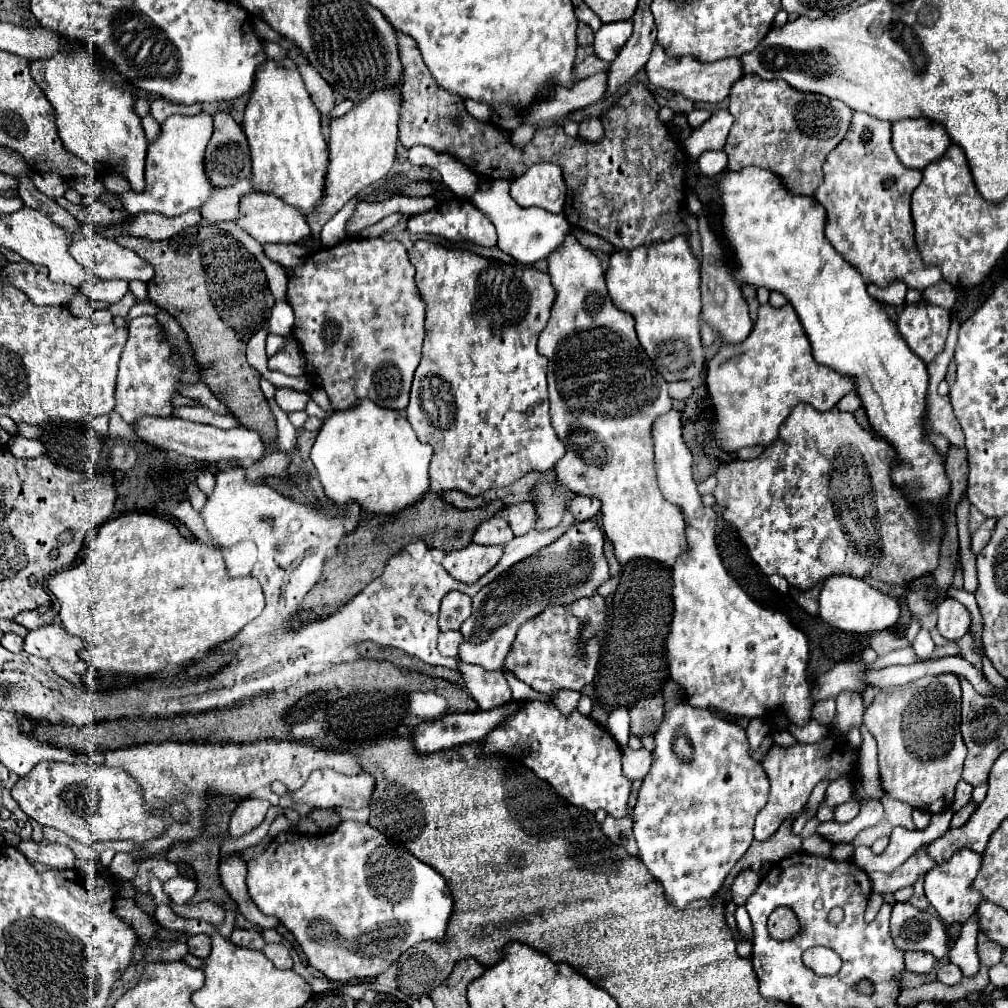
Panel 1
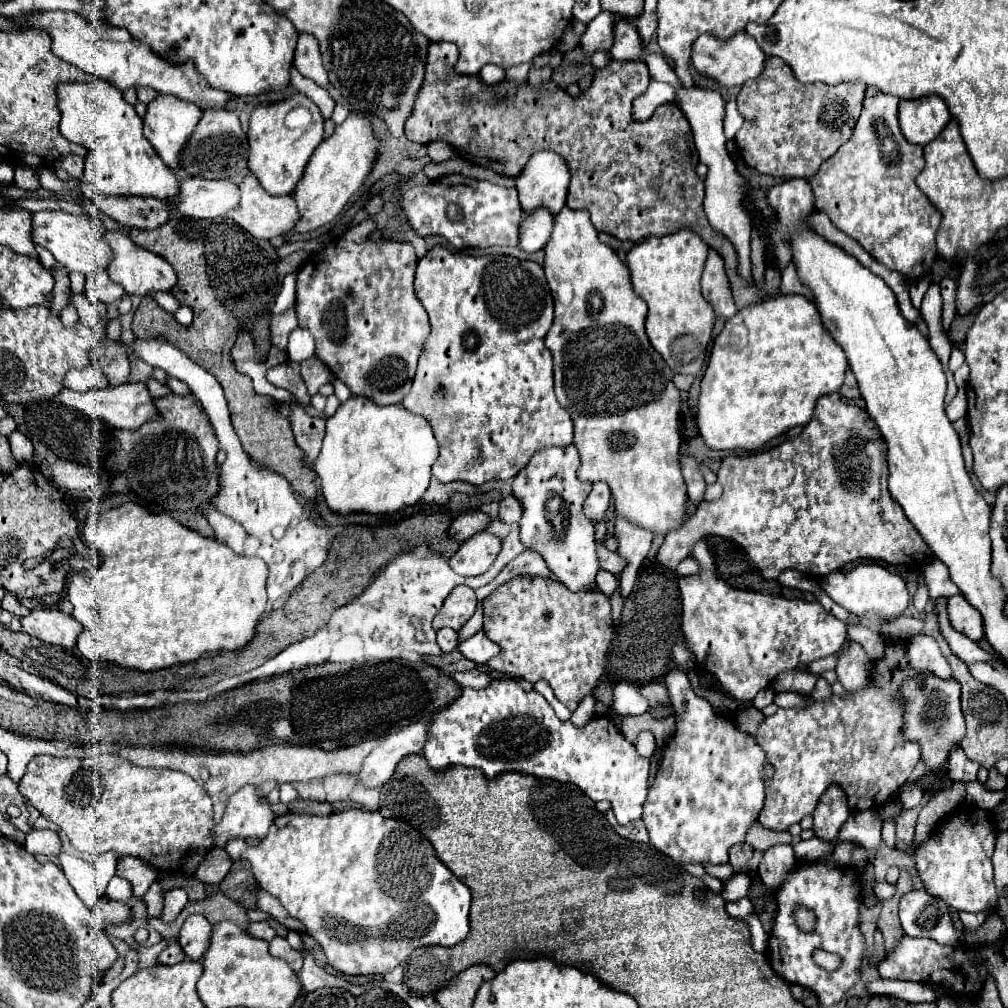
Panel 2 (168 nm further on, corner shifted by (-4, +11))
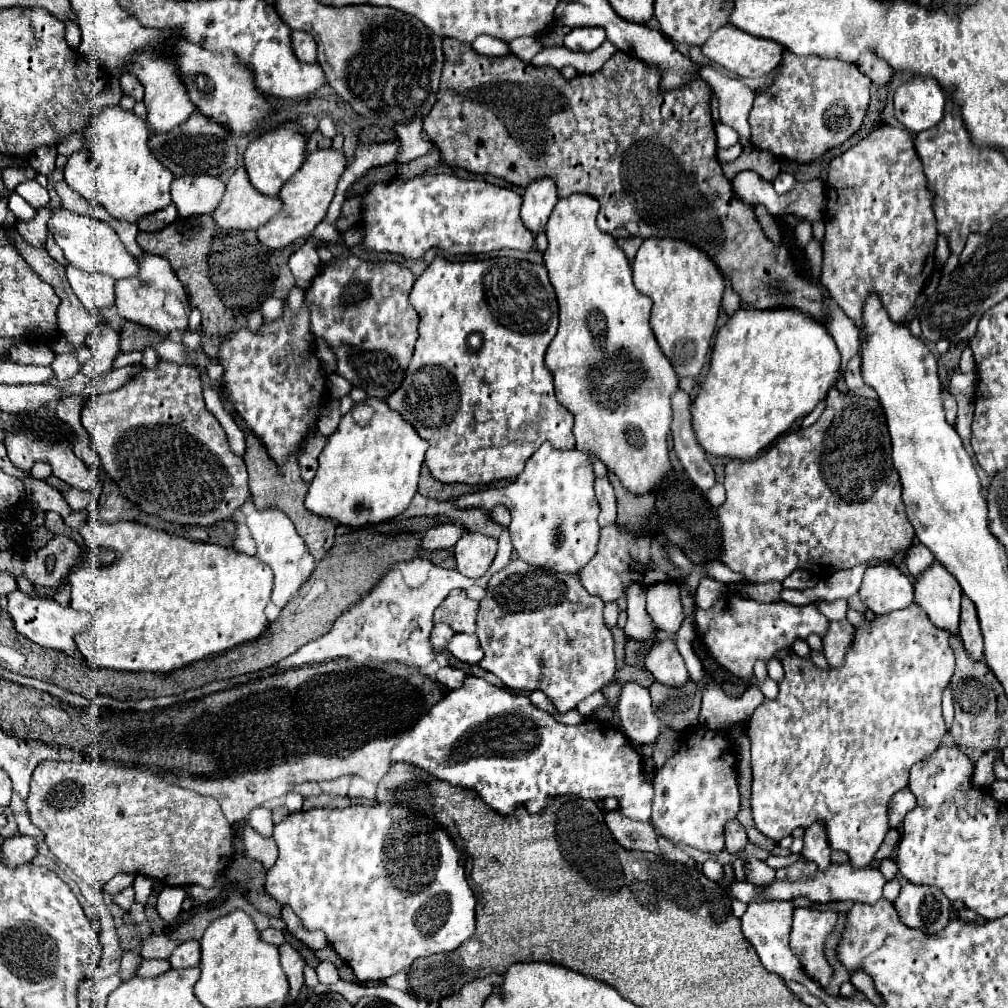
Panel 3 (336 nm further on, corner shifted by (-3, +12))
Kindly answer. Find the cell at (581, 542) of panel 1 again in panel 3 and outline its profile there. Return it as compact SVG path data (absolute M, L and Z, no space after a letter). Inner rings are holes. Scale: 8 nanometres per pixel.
M454 635L454 639L450 641L450 645L446 647L456 659L464 661L464 663L480 663L480 659L484 657L482 647L478 643L476 635Z

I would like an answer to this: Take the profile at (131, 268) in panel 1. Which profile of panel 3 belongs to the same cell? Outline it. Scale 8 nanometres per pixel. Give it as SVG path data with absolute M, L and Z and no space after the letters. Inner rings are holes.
M150 253L138 257L136 263L140 269L136 277L116 281L118 313L128 321L136 321L164 335L174 331L184 331L188 327L188 315L190 315L188 295L184 291L184 285L176 277L176 273L172 271L170 263L164 257L150 255Z

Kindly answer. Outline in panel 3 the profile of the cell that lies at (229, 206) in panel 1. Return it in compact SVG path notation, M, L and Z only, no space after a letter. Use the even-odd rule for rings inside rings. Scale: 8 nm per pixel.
M176 177L172 183L172 201L182 217L214 213L222 201L226 185L218 177Z

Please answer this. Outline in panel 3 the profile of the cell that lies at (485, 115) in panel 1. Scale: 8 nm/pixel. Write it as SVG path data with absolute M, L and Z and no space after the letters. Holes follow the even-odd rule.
M480 37L478 41L474 41L472 49L484 57L506 57L510 53L510 49L508 49L508 45L504 45L504 41L494 41L492 37Z

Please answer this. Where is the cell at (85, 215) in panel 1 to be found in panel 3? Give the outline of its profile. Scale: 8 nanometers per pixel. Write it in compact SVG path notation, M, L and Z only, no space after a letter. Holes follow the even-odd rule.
M170 203L166 209L160 209L160 211L146 215L146 217L140 217L136 221L136 225L140 231L160 231L164 225L172 223L176 217L178 217L178 211L174 209L174 203Z

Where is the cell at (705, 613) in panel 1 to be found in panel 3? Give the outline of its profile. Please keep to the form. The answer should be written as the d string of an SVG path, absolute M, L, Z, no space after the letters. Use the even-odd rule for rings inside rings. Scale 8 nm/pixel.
M720 597L710 609L696 607L694 615L696 633L704 641L708 653L742 681L752 679L756 661L770 661L780 649L790 649L796 639L808 639L812 633L824 637L830 627L830 621L818 611L816 603L758 603L748 597Z

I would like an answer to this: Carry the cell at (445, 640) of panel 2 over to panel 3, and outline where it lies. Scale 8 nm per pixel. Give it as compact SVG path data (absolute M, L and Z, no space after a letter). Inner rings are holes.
M436 625L434 631L432 631L430 641L432 641L434 649L440 651L440 649L444 649L444 647L452 641L454 635L456 635L456 633L454 633L454 629L450 629L450 625Z

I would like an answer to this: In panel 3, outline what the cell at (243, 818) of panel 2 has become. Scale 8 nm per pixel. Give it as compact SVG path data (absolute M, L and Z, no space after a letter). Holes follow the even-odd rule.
M244 823L242 839L244 839L246 857L258 859L266 869L276 861L276 845L274 845L274 841L260 835L258 831L254 831L250 823Z

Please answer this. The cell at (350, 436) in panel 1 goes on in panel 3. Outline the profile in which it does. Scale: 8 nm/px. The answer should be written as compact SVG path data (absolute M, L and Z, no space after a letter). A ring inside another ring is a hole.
M372 401L370 407L372 415L364 423L352 413L342 417L318 457L320 467L306 495L306 507L312 513L352 527L390 521L410 505L418 491L418 473L424 463L424 453L430 447L386 401Z

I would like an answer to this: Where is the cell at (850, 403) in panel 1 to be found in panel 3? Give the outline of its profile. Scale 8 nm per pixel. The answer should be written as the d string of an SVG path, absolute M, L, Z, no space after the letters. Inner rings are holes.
M852 357L846 365L846 371L844 371L844 381L848 385L848 389L858 395L858 397L870 397L870 399L876 399L876 393L862 381L862 375L860 375L860 357Z

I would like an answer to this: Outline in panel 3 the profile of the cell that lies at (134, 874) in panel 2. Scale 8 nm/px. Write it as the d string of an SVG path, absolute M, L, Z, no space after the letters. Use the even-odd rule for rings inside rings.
M124 889L124 891L116 893L116 895L114 895L114 901L116 901L124 911L128 911L128 907L130 907L132 901L134 901L134 889Z

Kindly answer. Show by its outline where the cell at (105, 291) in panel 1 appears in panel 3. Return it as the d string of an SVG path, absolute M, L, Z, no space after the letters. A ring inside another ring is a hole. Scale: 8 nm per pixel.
M72 265L66 267L68 283L74 295L88 311L102 311L114 305L114 279L102 273L82 273Z

